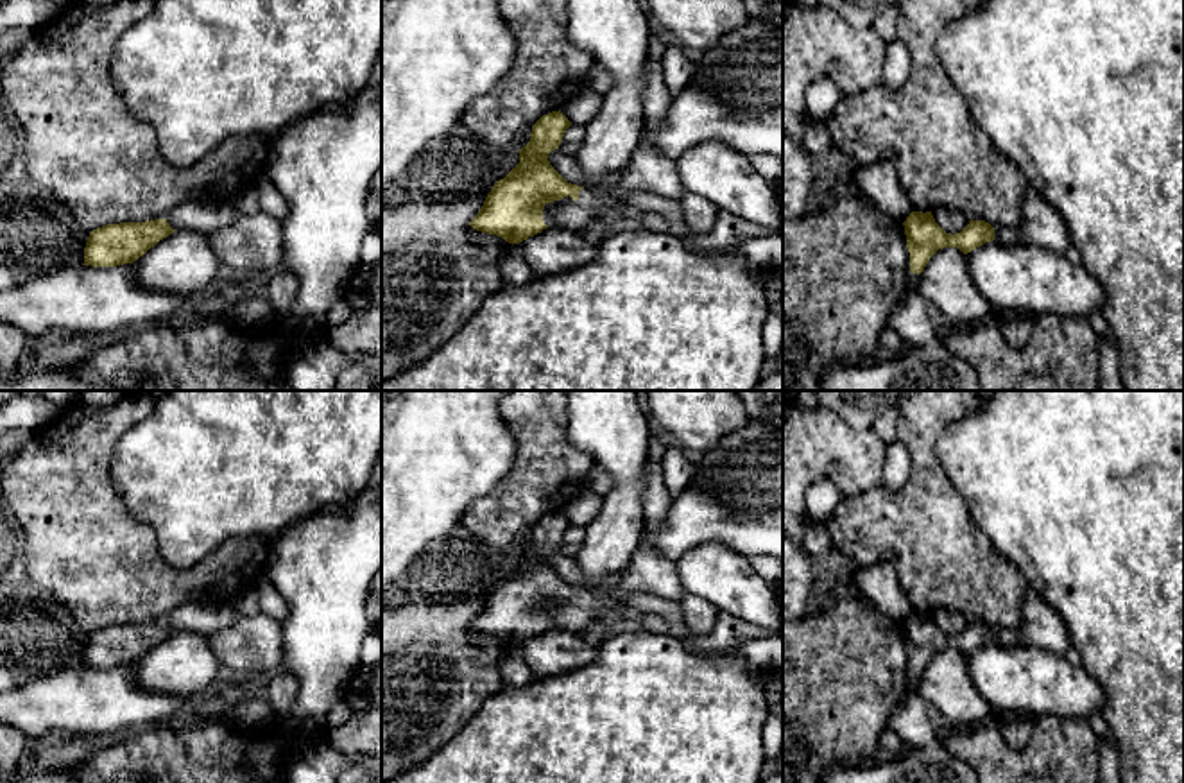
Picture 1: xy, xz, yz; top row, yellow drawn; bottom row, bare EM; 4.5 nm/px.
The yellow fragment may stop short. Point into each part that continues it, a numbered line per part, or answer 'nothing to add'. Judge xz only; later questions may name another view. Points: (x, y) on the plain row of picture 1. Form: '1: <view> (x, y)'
1: xz (649, 572)

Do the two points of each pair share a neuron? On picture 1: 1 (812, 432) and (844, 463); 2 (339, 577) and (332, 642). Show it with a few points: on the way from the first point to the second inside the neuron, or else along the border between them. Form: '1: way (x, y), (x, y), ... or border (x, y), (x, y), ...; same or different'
1: way (819, 439), (837, 456); same
2: way (332, 593), (332, 626); same

